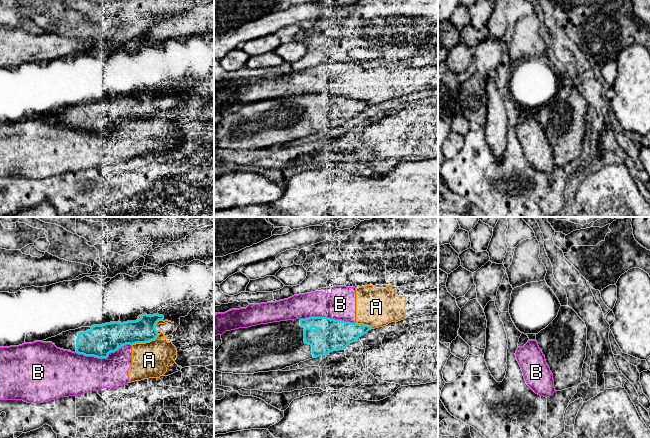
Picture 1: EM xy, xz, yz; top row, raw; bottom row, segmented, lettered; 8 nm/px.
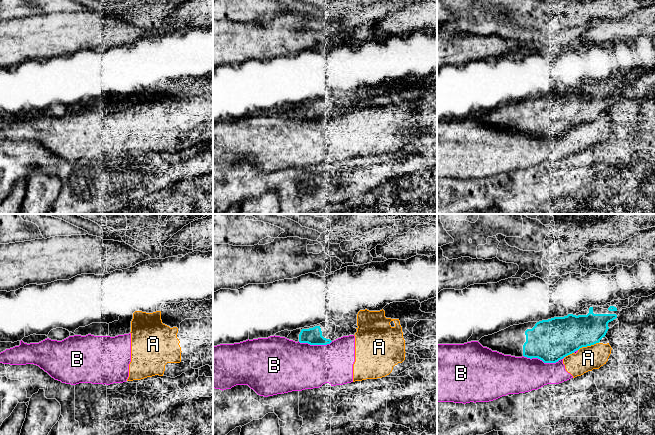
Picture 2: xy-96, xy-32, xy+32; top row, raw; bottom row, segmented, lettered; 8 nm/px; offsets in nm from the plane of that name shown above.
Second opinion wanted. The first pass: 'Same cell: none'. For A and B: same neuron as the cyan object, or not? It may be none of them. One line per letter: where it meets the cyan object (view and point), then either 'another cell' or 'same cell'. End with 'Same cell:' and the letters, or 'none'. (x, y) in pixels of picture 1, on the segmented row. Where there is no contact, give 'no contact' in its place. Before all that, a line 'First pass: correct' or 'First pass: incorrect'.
First pass: correct
A: xy (145, 342) | another cell
B: xy (103, 357) | another cell
Same cell: none

